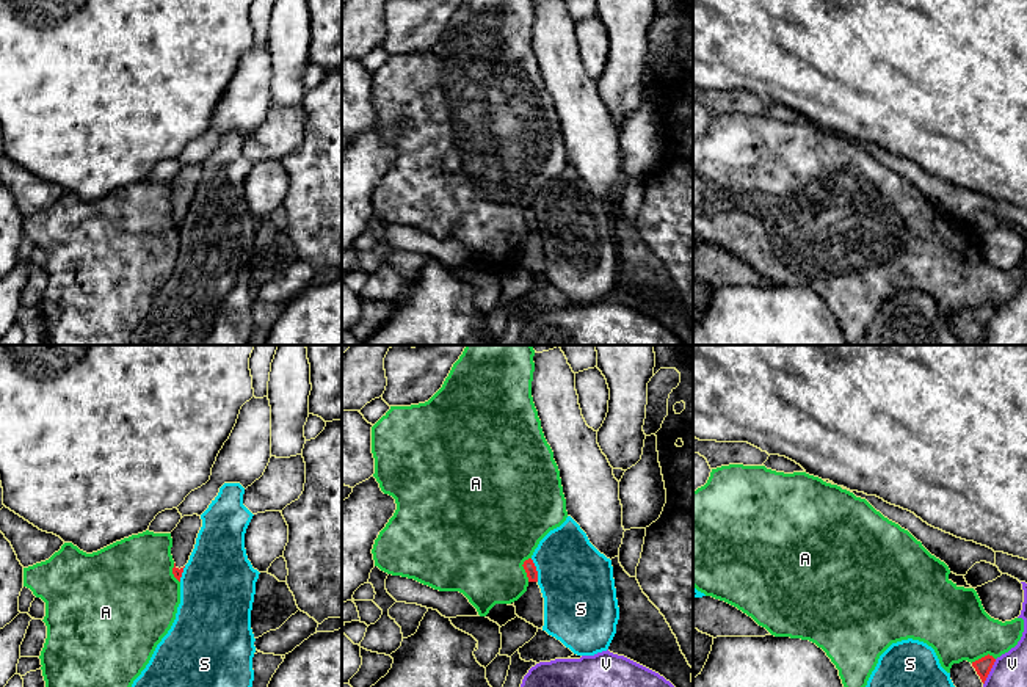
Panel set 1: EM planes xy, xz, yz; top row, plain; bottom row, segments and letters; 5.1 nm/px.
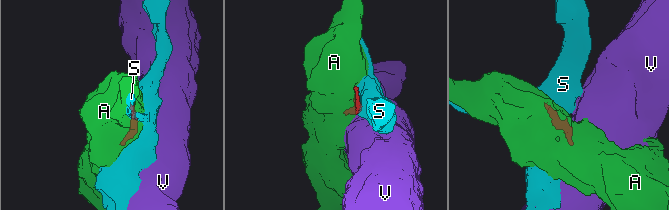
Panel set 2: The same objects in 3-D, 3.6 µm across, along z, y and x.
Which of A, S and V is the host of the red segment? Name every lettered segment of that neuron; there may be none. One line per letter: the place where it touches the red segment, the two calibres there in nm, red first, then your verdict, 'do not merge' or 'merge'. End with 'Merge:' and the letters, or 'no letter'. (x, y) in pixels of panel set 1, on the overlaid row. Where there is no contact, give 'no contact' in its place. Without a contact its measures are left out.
A: xz (524, 568) | 60/460 nm | do not merge
S: xz (535, 570) | 60/380 nm | do not merge
V: yz (990, 670) | 90/180 nm | do not merge
Merge: no letter

